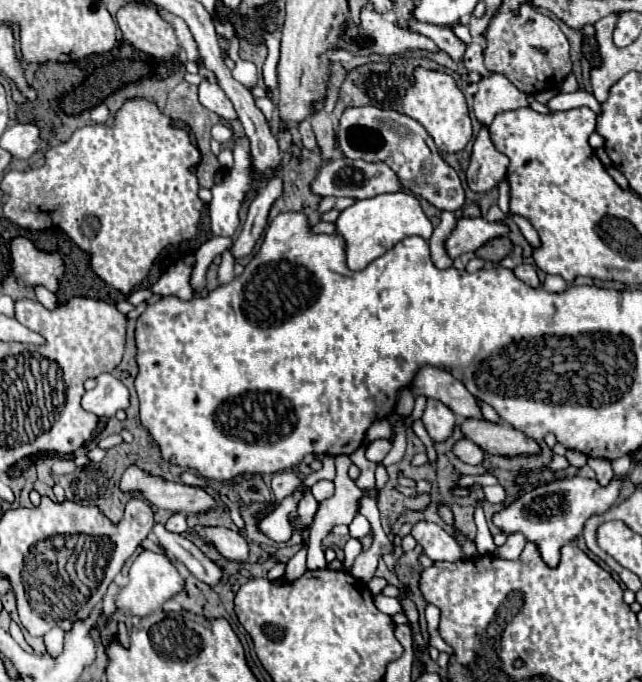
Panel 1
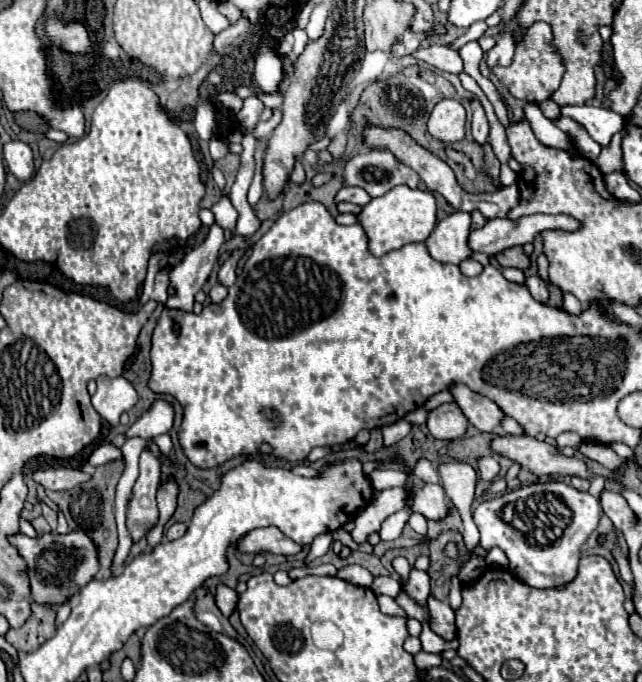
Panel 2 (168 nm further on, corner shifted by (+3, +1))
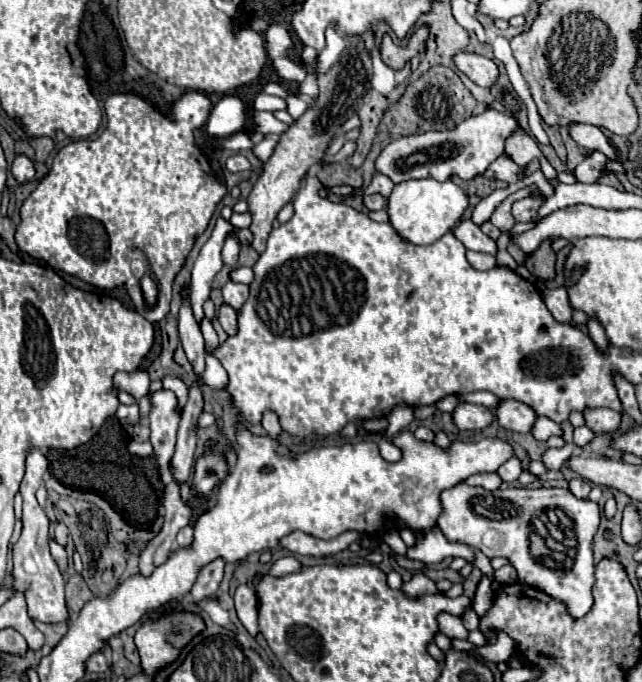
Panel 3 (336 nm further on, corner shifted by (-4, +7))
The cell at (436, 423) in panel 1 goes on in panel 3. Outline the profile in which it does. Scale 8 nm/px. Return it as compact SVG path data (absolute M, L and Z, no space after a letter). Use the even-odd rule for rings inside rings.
M461 402L453 410L453 424L459 430L483 430L493 420L493 412L485 406Z

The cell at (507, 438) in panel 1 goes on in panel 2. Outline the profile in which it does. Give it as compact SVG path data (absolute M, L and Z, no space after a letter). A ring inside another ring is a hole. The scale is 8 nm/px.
M498 436L492 442L492 450L512 462L522 464L536 476L580 476L592 480L594 474L576 456L566 458L556 446L540 442L532 436Z

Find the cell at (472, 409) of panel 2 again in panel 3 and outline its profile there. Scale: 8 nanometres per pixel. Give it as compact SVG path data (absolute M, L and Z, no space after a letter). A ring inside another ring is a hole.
M499 400L499 404L493 408L493 414L499 426L513 432L529 432L537 418L527 404L517 400Z

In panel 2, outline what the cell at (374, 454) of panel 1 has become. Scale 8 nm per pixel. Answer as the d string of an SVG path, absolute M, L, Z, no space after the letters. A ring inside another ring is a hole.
M398 420L396 424L390 424L390 426L384 426L382 428L382 434L384 434L384 446L394 446L398 440L402 440L408 432L410 432L412 424L406 422L406 420Z

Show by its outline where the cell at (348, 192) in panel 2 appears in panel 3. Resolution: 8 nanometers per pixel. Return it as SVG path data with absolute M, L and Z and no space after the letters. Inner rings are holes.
M375 174L375 176L371 178L371 182L363 188L363 192L365 192L365 194L381 194L383 198L389 198L393 186L395 186L395 184L393 184L387 176Z

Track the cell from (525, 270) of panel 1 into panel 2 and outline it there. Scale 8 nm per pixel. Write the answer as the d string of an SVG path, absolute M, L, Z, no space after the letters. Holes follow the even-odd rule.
M538 276L526 278L526 288L528 288L528 292L532 294L534 300L538 300L542 304L548 304L548 288L546 288L546 284Z

